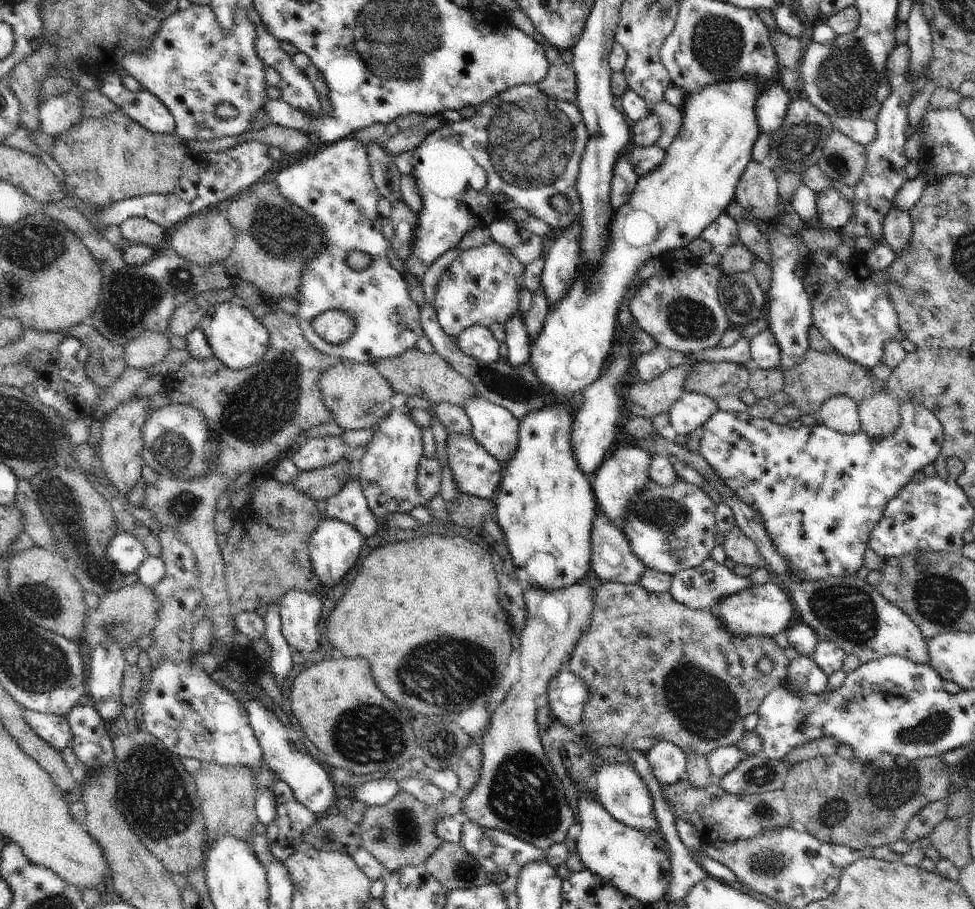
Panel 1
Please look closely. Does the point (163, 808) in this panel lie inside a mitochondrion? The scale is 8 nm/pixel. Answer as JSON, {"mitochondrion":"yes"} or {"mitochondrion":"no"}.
{"mitochondrion":"yes"}

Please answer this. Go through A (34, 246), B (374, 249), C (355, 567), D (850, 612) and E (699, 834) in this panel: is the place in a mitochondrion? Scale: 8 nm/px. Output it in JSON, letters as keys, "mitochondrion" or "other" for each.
{"A":"mitochondrion","B":"other","C":"other","D":"mitochondrion","E":"other"}

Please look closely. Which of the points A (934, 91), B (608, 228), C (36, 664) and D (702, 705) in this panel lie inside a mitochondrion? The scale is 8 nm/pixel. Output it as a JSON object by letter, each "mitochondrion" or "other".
{"A":"other","B":"other","C":"mitochondrion","D":"mitochondrion"}

